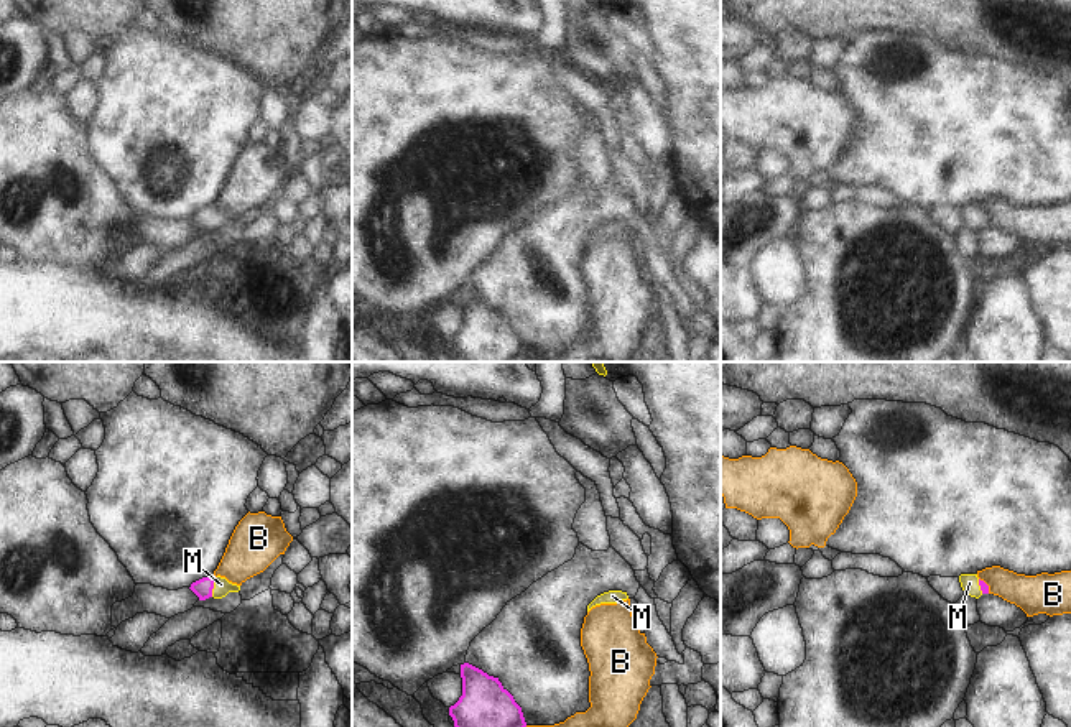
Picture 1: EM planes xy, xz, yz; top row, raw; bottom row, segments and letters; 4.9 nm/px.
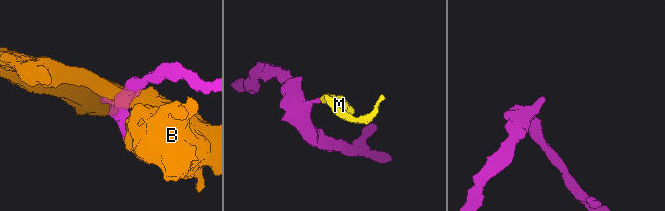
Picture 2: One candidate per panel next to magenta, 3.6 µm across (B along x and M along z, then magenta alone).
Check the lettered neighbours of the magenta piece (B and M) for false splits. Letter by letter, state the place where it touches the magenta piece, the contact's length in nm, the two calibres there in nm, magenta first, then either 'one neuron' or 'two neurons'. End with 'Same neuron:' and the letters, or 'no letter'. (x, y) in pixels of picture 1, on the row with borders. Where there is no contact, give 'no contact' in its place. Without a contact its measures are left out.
B: contact yz (987, 586); length 90 nm; calibres 50 and 190 nm; two neurons
M: contact xy (213, 588); length 100 nm; calibres 90 and 80 nm; one neuron
Same neuron: M

